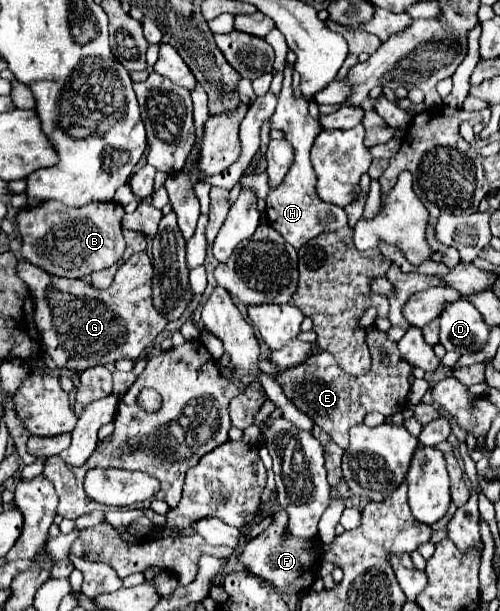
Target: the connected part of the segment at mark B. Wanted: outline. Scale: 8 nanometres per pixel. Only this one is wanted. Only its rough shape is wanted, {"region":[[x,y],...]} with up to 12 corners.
{"region":[[44,202],[16,214],[22,256],[84,278],[126,248],[124,208]]}

